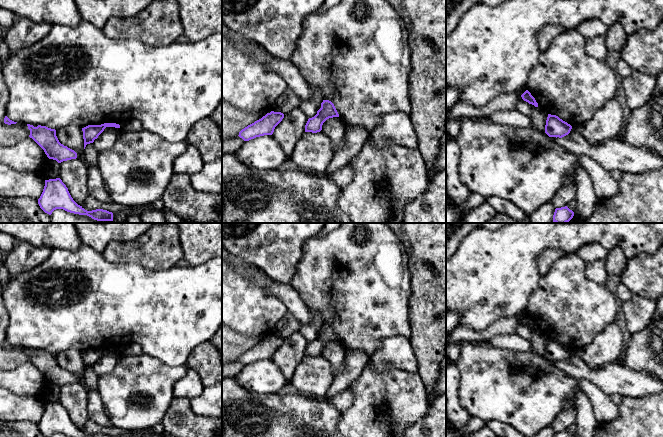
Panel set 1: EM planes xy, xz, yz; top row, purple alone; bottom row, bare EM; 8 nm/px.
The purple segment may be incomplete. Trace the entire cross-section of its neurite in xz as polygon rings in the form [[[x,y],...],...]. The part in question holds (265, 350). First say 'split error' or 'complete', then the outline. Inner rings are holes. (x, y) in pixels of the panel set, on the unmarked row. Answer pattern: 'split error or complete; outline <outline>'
complete; outline [[[271,335],[261,343],[242,353],[238,360],[244,365],[249,365],[256,361],[272,359],[275,351],[282,345],[283,342],[283,337]]]

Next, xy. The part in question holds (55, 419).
complete; outline [[[60,402],[45,404],[38,428],[45,437],[52,437],[56,433],[63,433],[70,437],[112,437],[103,433],[85,434],[73,424]]]

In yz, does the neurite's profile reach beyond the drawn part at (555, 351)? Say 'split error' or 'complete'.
complete

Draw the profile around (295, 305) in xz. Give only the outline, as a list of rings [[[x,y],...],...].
[[[272,281],[265,287],[265,292],[281,299],[286,305],[287,310],[301,326],[312,322],[312,314],[309,311],[309,308],[290,284]]]

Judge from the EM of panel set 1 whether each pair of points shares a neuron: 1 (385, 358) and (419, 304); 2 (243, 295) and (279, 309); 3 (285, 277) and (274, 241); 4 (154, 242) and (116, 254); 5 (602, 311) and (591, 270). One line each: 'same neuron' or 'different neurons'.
1: different neurons
2: same neuron
3: same neuron
4: same neuron
5: different neurons

